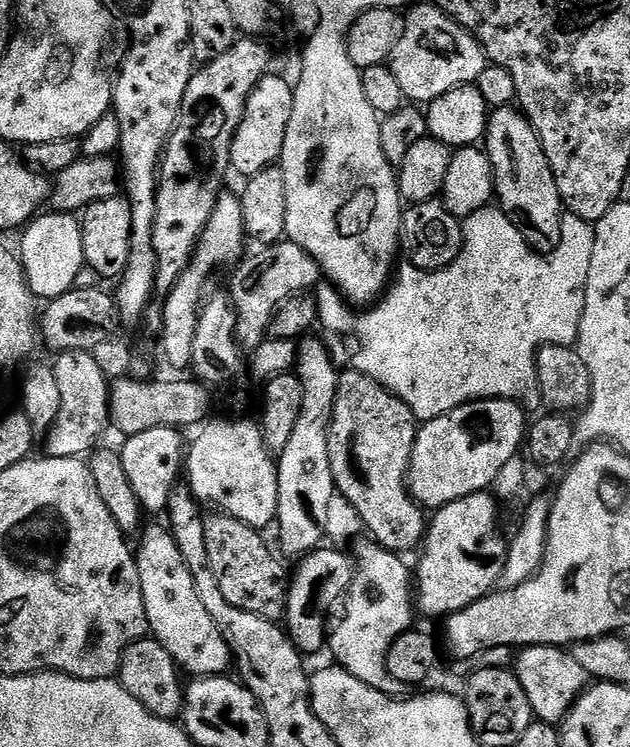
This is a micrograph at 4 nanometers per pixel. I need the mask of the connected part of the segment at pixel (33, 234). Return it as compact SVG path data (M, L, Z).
M53 211L37 215L21 235L23 236L20 248L18 247L18 259L23 266L28 288L36 299L50 301L77 285L77 278L86 266L77 215Z

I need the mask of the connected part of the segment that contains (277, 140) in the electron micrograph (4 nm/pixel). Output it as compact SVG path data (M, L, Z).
M269 74L258 82L258 86L248 95L242 122L230 146L231 171L241 178L258 174L273 167L282 154L282 142L286 142L286 126L290 126L290 114L294 110L294 88L280 76Z

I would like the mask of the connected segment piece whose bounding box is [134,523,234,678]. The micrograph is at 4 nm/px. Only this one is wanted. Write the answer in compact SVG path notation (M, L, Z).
M163 523L160 524L152 524L149 528L147 525L139 533L140 549L137 547L134 552L151 635L166 646L166 650L170 650L176 663L189 677L227 673L228 667L231 669L234 664L228 640L206 610L198 594L198 586L182 558L182 550L178 550L178 542L171 531Z

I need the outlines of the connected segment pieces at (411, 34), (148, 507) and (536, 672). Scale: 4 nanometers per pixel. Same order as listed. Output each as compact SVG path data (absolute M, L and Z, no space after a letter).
M435 3L411 5L404 16L404 32L392 51L389 67L402 88L405 101L420 106L463 84L475 84L490 61L475 34L467 32Z
M179 427L143 430L141 433L127 437L123 441L124 448L119 449L126 478L130 481L134 494L138 494L138 502L145 513L163 513L170 502L170 494L181 479L182 469L186 464L186 440L184 444L180 434L182 432Z
M534 644L531 648L525 648L515 657L514 671L518 682L522 682L522 690L526 690L533 717L553 726L563 721L576 699L590 684L590 677L582 662L564 646L555 648L545 644Z

